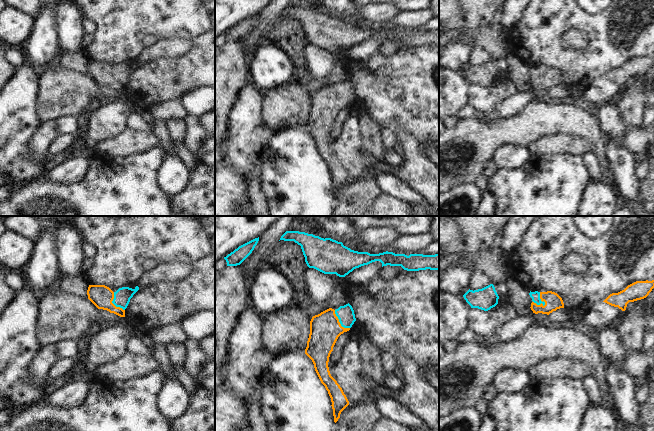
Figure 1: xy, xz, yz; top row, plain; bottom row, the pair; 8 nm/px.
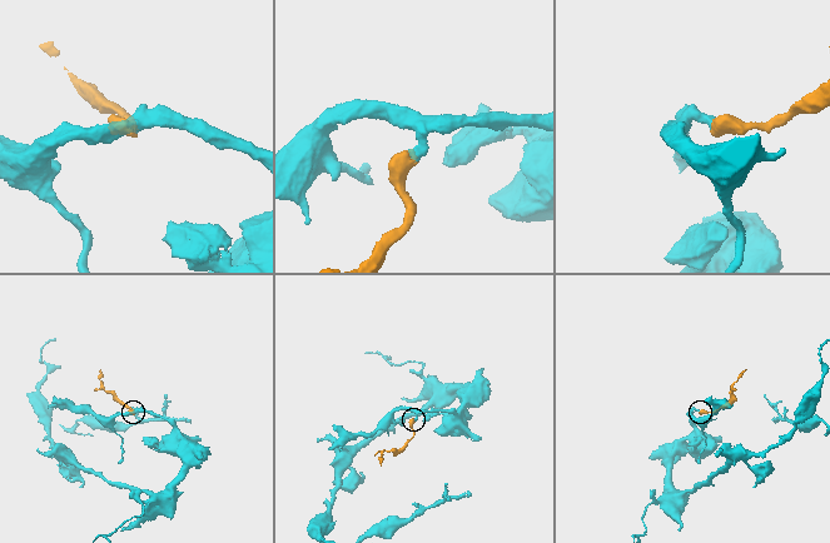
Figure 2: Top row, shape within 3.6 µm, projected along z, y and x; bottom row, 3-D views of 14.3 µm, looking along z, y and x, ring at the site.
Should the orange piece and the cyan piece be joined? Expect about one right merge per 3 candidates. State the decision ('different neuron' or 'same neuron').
same neuron

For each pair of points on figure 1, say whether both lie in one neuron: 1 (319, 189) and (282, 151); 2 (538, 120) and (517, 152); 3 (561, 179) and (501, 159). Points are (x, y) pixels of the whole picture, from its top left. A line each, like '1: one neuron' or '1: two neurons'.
1: one neuron
2: two neurons
3: two neurons

